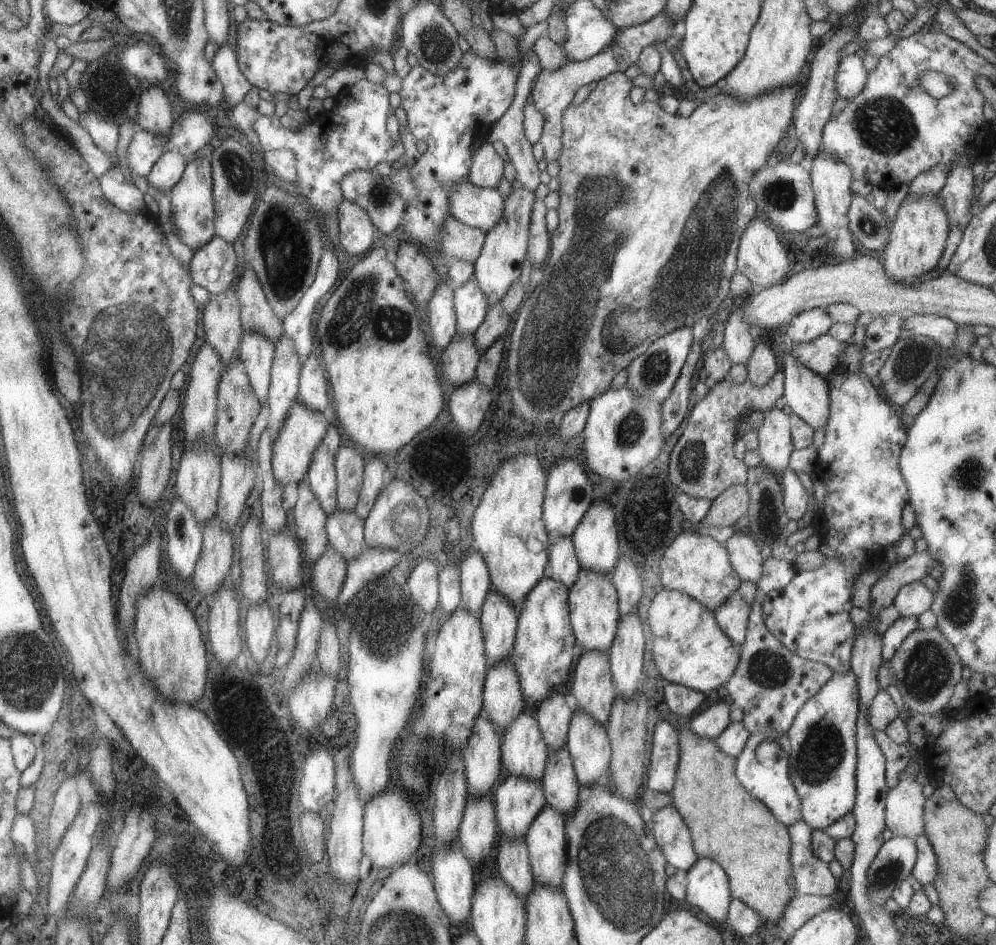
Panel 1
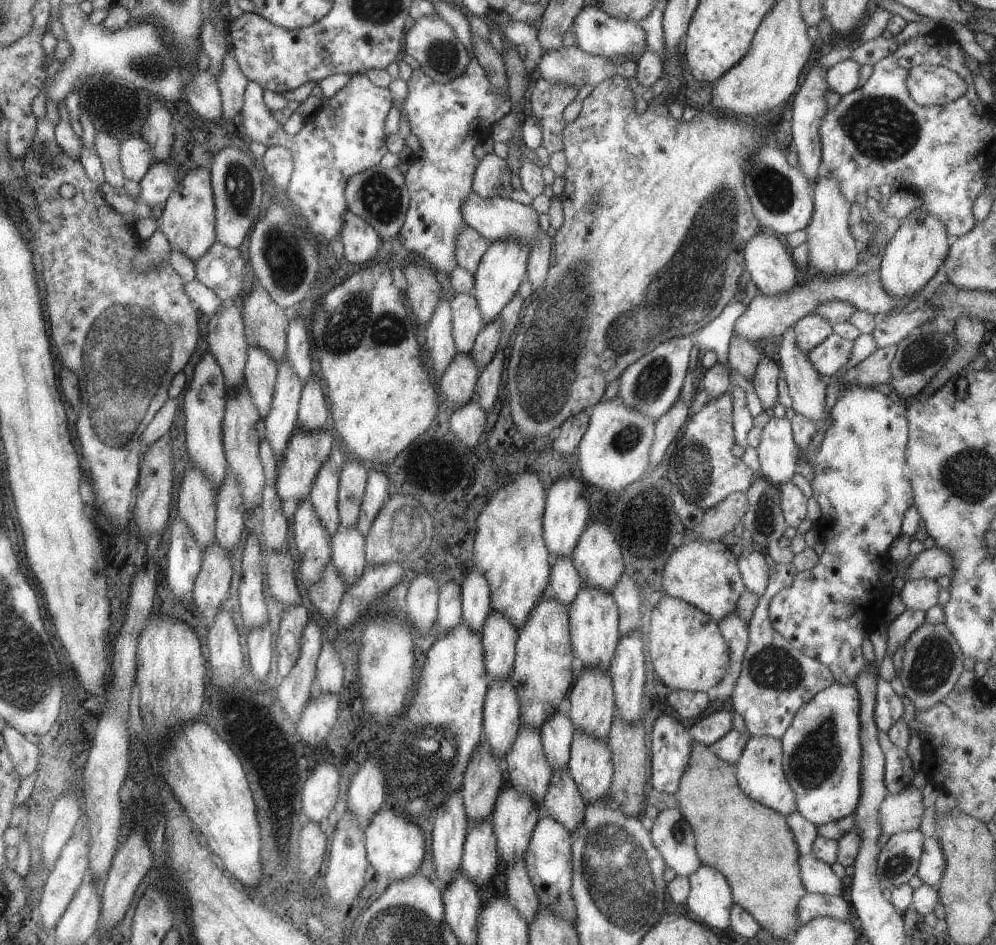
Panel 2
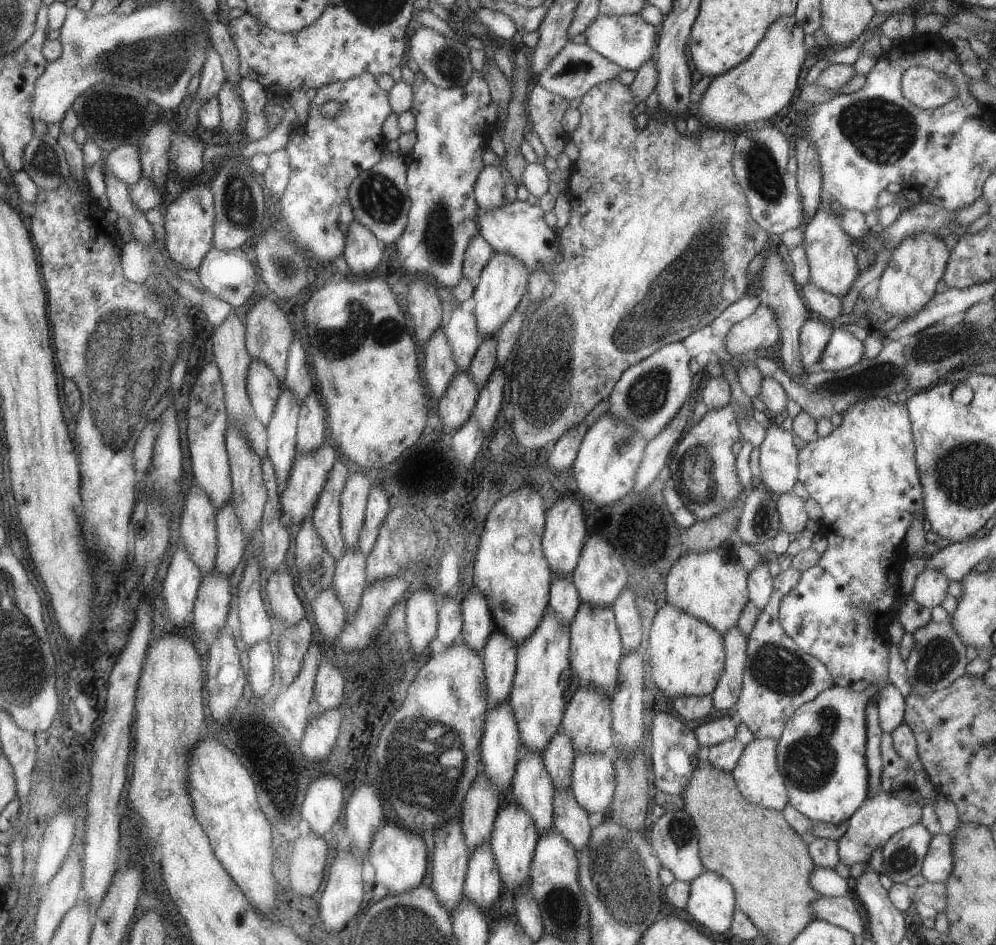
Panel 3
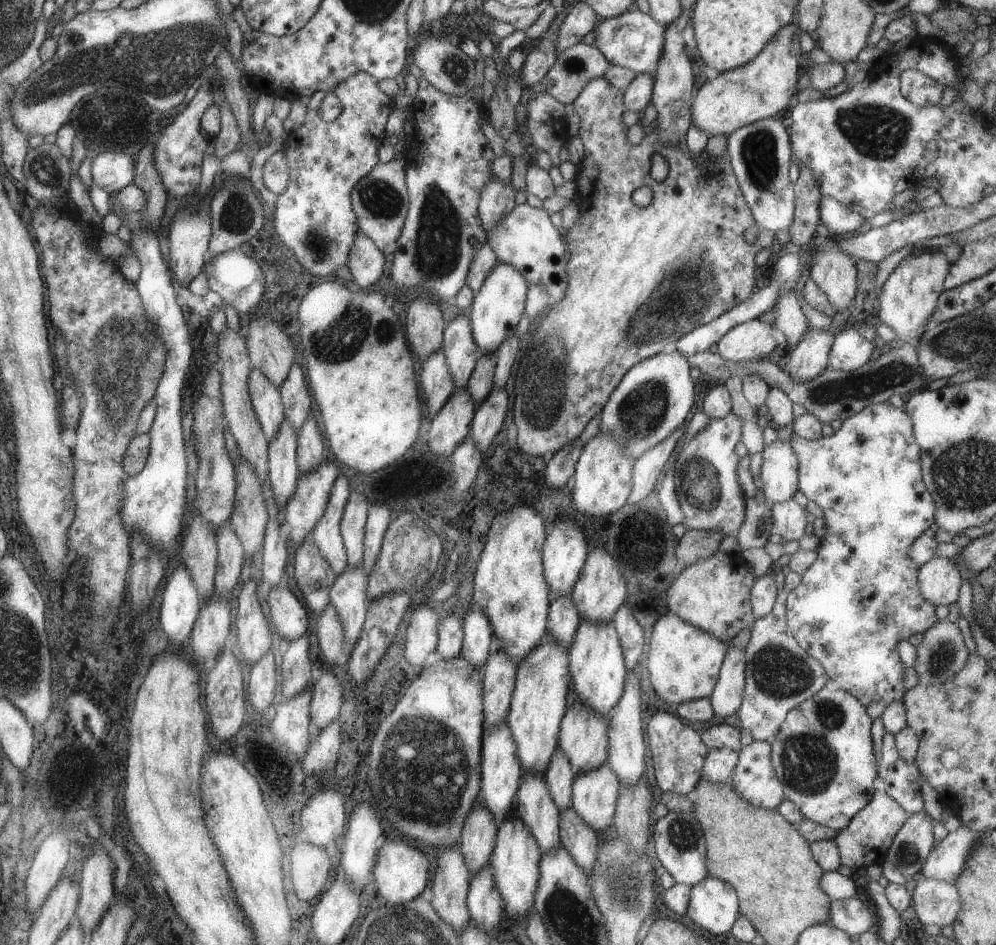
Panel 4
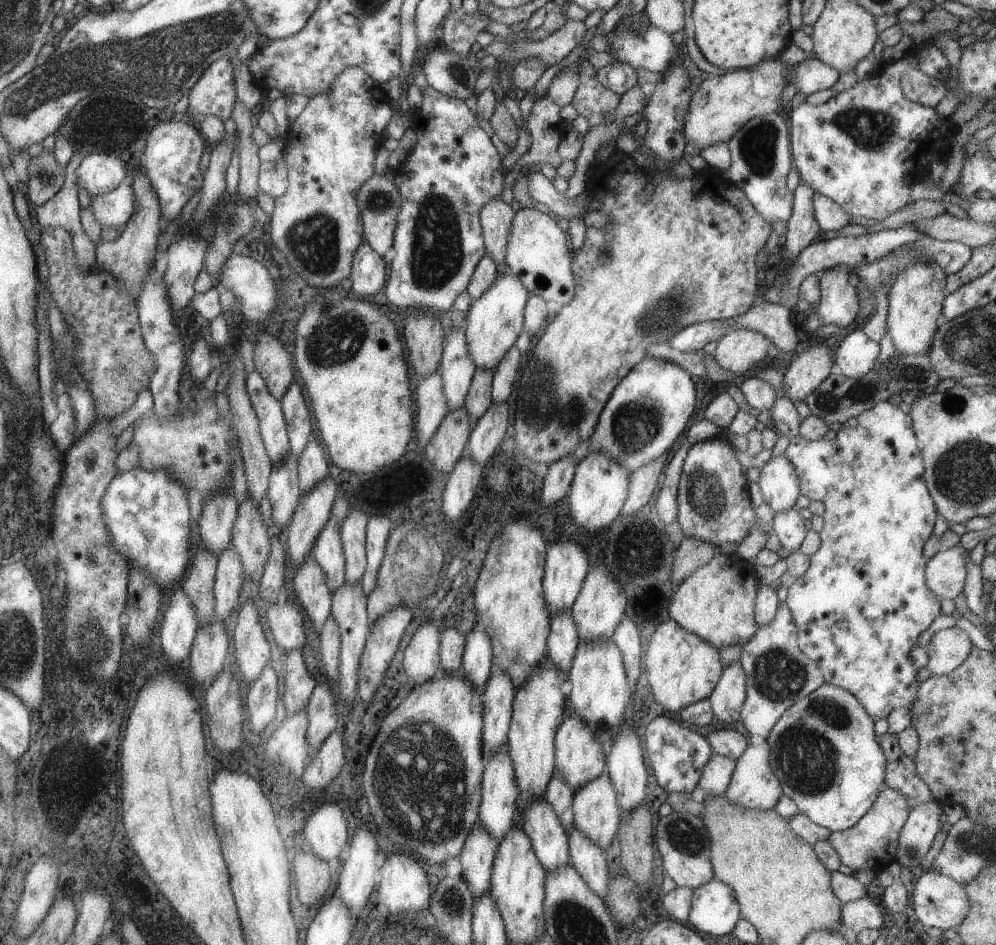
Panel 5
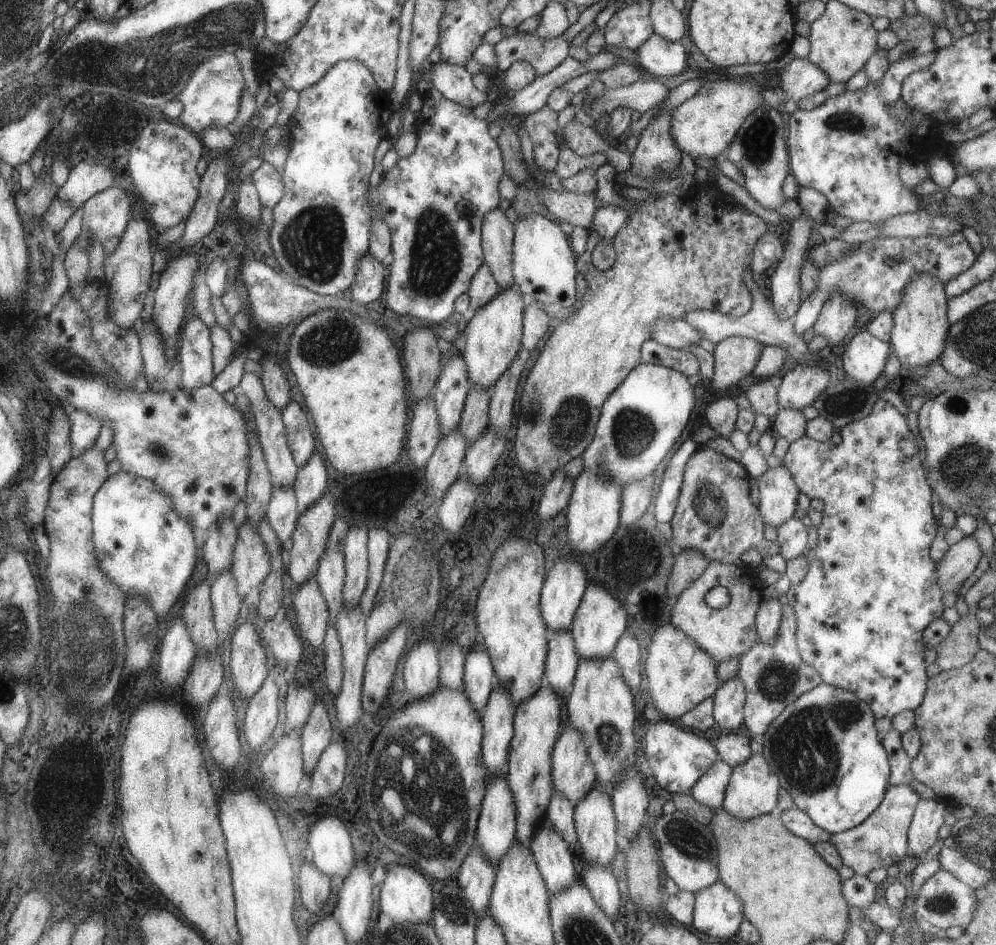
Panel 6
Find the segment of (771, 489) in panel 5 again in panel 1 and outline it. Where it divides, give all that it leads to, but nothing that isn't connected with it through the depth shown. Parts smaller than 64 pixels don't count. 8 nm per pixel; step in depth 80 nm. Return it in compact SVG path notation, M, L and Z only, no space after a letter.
M771 407L764 411L763 421L756 433L758 438L756 449L760 454L761 464L778 478L788 468L788 458L794 449L790 439L788 416L780 409Z

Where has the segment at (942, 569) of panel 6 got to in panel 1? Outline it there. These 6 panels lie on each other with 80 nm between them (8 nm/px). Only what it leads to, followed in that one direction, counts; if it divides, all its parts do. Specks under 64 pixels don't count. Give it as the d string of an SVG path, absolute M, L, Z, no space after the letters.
M919 581L905 583L894 594L892 604L899 618L918 617L930 607L933 593Z

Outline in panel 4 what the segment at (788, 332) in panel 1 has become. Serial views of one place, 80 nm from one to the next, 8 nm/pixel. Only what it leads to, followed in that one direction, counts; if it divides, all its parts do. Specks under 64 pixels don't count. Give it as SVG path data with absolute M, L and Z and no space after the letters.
M809 327L789 355L788 374L794 381L808 381L828 366L833 330Z

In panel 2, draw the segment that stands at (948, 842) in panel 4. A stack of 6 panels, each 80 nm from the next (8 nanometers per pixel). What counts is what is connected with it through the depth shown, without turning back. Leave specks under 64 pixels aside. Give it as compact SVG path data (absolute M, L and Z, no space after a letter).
M925 837L922 842L923 850L920 854L916 875L923 885L937 887L945 864L943 853L935 837Z

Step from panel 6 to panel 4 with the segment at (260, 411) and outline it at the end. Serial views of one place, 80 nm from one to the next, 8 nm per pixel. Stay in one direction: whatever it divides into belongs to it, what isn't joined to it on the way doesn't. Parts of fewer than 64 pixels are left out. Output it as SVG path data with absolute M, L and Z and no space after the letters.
M252 367L248 372L248 391L261 430L269 442L284 419L279 389L261 370Z

